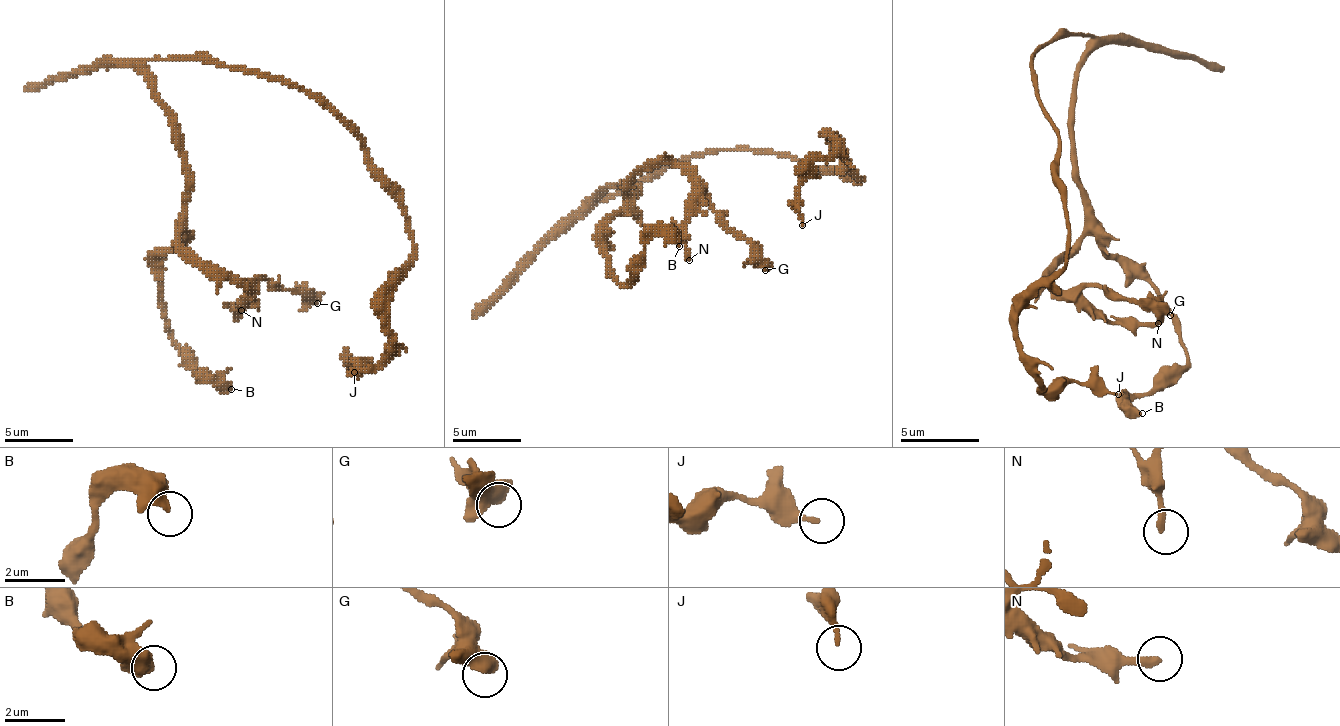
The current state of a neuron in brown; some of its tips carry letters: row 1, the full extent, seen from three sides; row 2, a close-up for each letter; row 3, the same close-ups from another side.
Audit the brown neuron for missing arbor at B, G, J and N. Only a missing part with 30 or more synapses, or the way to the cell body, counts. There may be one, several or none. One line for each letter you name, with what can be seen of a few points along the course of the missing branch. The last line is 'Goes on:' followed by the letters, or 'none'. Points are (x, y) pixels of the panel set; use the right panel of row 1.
Goes on: none

